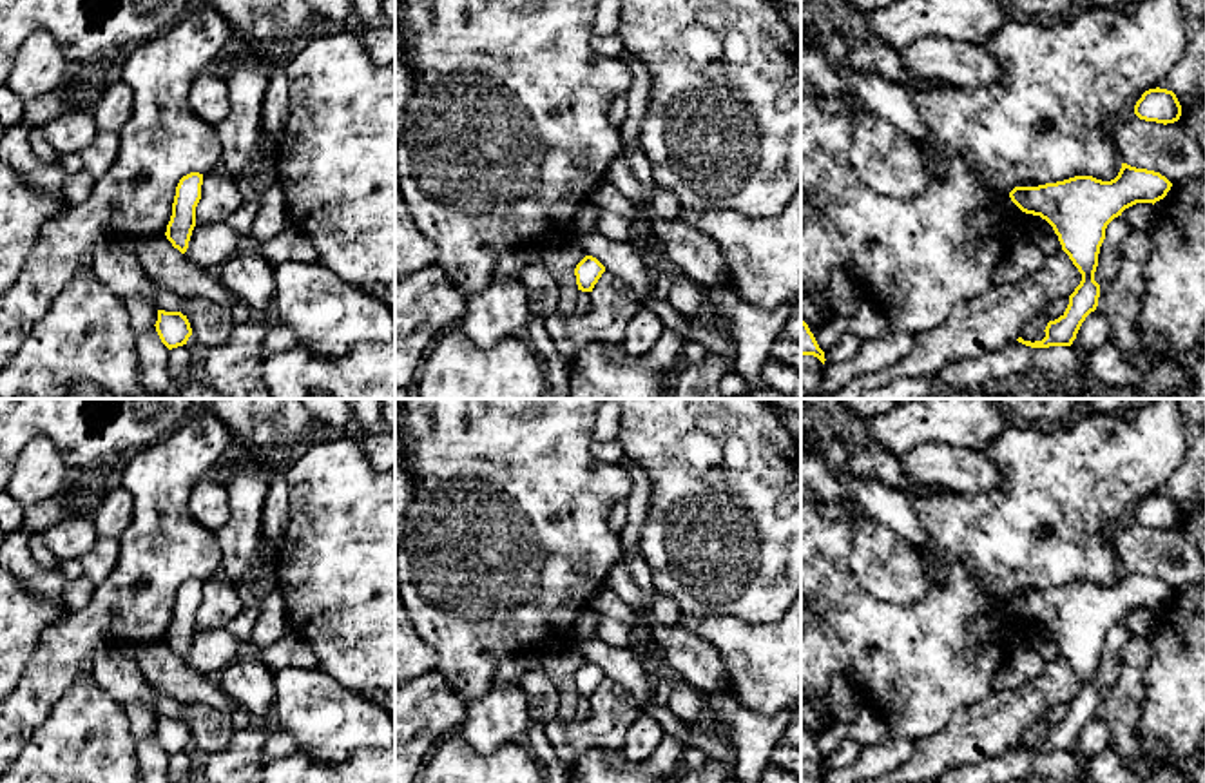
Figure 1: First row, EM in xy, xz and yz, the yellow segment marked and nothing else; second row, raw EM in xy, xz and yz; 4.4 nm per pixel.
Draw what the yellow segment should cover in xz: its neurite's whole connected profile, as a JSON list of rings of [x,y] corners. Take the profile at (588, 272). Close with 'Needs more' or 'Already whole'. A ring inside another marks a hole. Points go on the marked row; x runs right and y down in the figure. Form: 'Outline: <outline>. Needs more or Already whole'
Outline: [[[585,256],[574,268],[578,290],[593,292],[603,272],[605,266],[596,257]]]. Already whole

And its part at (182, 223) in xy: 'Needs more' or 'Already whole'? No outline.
Already whole

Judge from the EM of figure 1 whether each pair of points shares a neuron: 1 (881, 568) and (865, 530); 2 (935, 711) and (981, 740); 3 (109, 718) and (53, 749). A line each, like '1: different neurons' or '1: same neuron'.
1: same neuron
2: different neurons
3: same neuron

